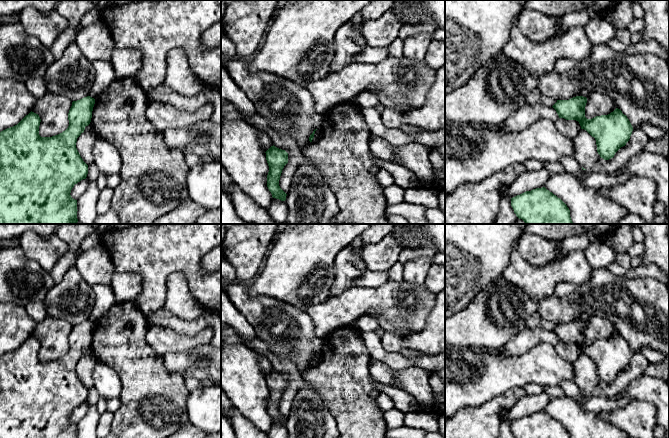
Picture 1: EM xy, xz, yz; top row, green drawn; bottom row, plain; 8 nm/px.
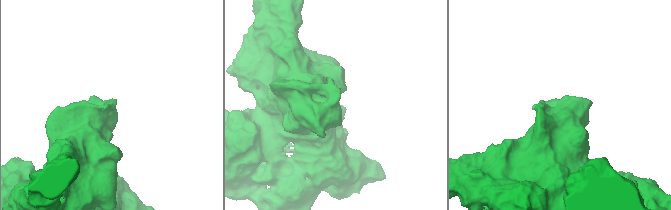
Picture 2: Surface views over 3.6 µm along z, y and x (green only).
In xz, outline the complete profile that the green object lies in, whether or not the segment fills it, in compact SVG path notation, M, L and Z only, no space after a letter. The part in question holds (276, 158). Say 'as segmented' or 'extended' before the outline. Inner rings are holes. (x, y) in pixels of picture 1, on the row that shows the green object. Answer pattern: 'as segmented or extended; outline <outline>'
as segmented; outline M274 145L266 152L266 160L269 166L267 175L267 187L273 198L286 200L287 194L280 188L279 180L284 166L288 163L288 153Z

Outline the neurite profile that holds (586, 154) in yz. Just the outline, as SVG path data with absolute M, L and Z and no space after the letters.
M633 128L629 141L609 160L604 160L597 152L596 140L586 130L581 129L572 138L575 149L574 159L588 171L604 172L612 175L622 170L634 157L645 152L648 136L640 128Z

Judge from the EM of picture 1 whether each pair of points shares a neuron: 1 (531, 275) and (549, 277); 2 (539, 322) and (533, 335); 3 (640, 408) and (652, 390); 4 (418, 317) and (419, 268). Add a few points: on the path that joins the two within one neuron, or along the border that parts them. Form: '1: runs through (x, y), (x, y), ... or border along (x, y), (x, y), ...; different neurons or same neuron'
1: runs through (535, 277), (545, 277); same neuron
2: border along (526, 327), (551, 330); different neurons
3: border along (633, 399), (650, 402), (656, 409), (657, 420); different neurons
4: border along (403, 279), (408, 282), (423, 284); different neurons

